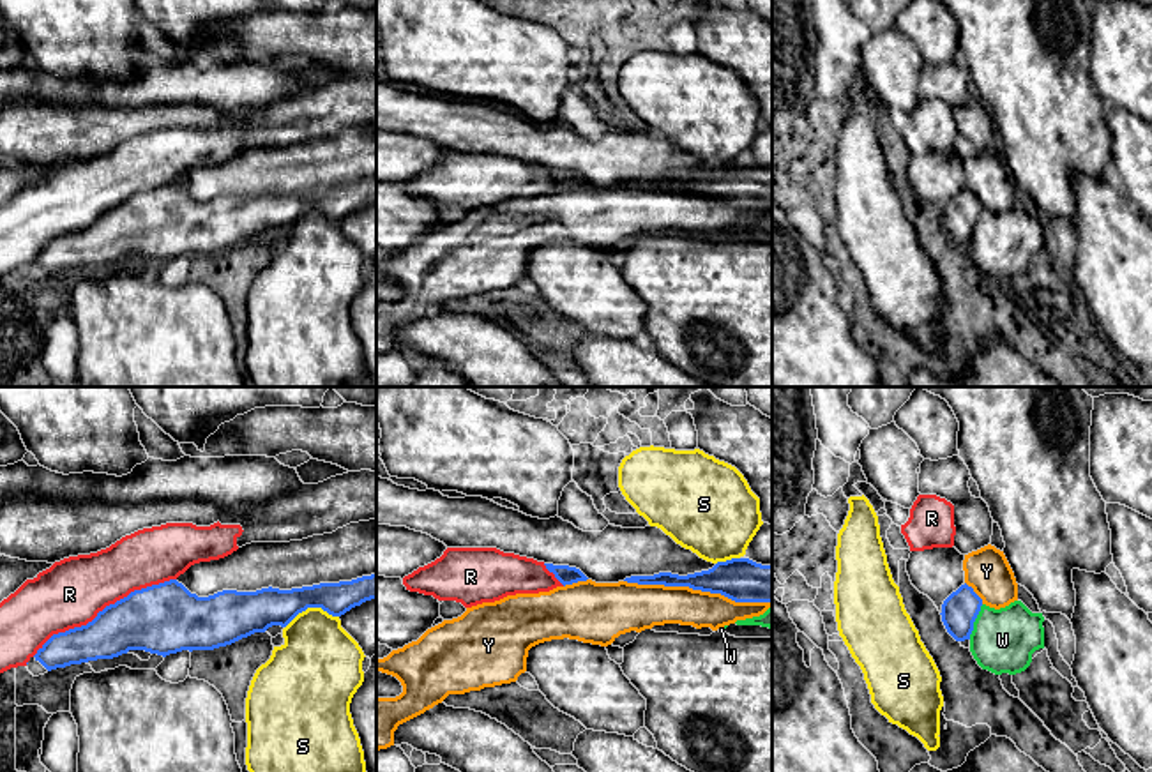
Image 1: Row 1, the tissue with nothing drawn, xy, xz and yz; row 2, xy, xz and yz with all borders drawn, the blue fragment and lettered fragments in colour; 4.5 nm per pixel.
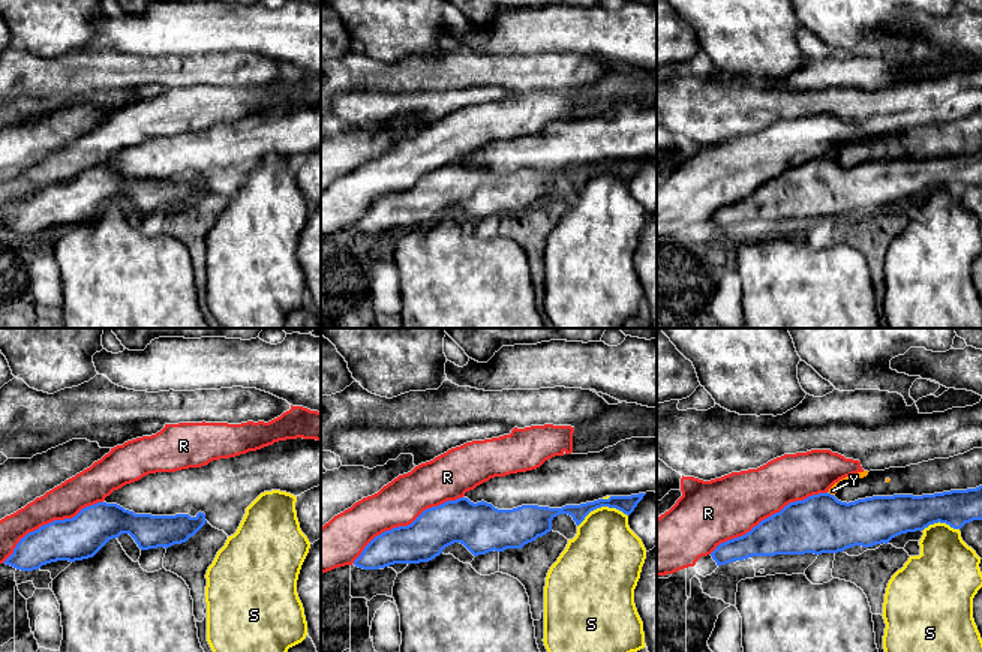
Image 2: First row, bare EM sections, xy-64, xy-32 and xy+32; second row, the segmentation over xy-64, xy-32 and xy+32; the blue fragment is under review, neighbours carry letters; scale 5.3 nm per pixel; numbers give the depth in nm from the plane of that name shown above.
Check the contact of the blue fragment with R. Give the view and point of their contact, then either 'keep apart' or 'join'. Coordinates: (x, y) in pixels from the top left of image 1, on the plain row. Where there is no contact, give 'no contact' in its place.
meets blue in xy at (105, 212); keep apart

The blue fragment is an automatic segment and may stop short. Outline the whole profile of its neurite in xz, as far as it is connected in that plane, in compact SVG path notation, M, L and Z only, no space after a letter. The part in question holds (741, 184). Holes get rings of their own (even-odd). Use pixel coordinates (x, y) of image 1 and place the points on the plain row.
M749 163L717 166L712 173L678 180L659 177L654 180L631 180L627 187L689 191L693 194L721 198L735 207L772 208L772 168L762 170Z

